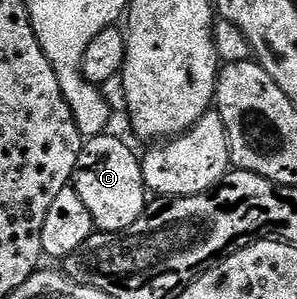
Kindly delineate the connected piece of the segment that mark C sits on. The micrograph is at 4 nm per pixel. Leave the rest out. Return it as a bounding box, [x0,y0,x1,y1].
[72,133,148,232]

